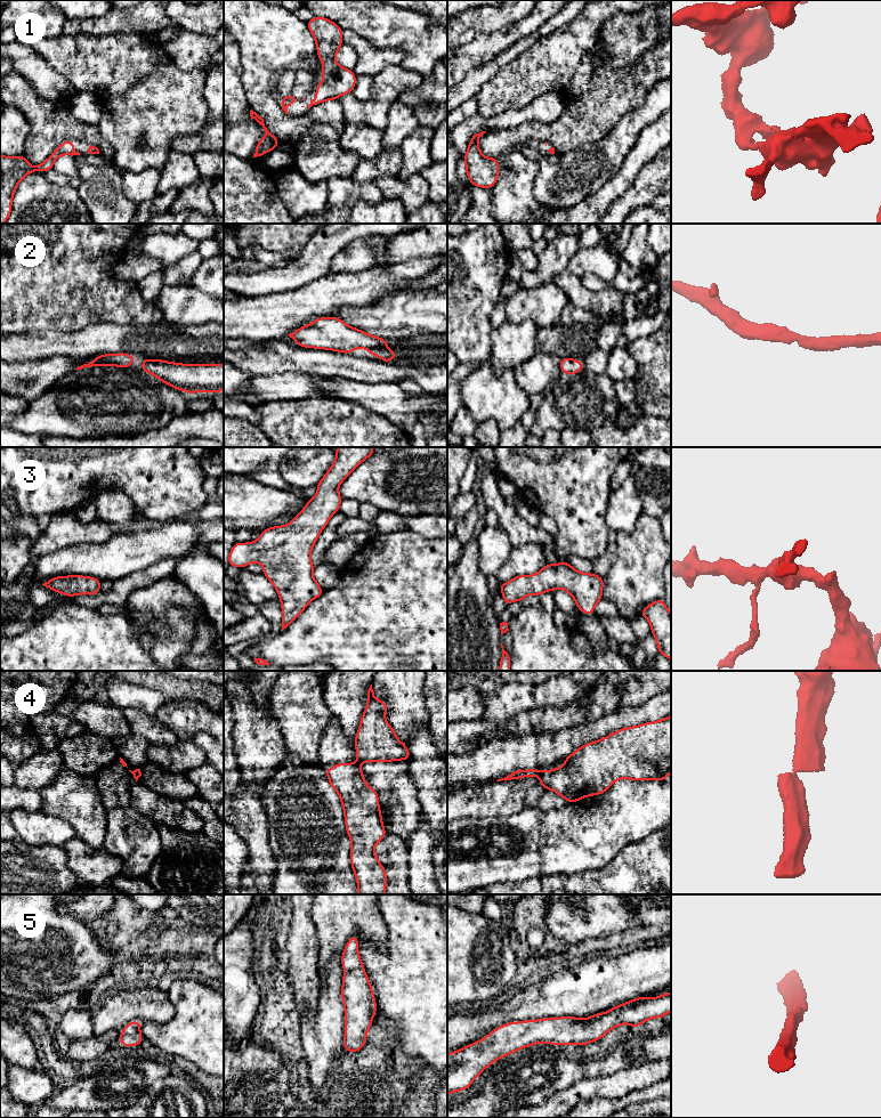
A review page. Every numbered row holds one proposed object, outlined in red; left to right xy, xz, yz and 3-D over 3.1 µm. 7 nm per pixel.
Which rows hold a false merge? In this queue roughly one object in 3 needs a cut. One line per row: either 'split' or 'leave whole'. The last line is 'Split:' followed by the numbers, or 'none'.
1: leave whole
2: leave whole
3: leave whole
4: split
5: leave whole
Split: 4

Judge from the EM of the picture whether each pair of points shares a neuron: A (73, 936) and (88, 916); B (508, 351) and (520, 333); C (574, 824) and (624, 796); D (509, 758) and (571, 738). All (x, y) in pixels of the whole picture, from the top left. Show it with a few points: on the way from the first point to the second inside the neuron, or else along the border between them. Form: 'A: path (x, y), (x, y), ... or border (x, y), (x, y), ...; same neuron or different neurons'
A: border (58, 912), (78, 918), (89, 926); different neurons
B: path (510, 347), (519, 338); same neuron
C: path (587, 824), (597, 824), (612, 809); same neuron
D: path (524, 752), (542, 751), (556, 746); same neuron

